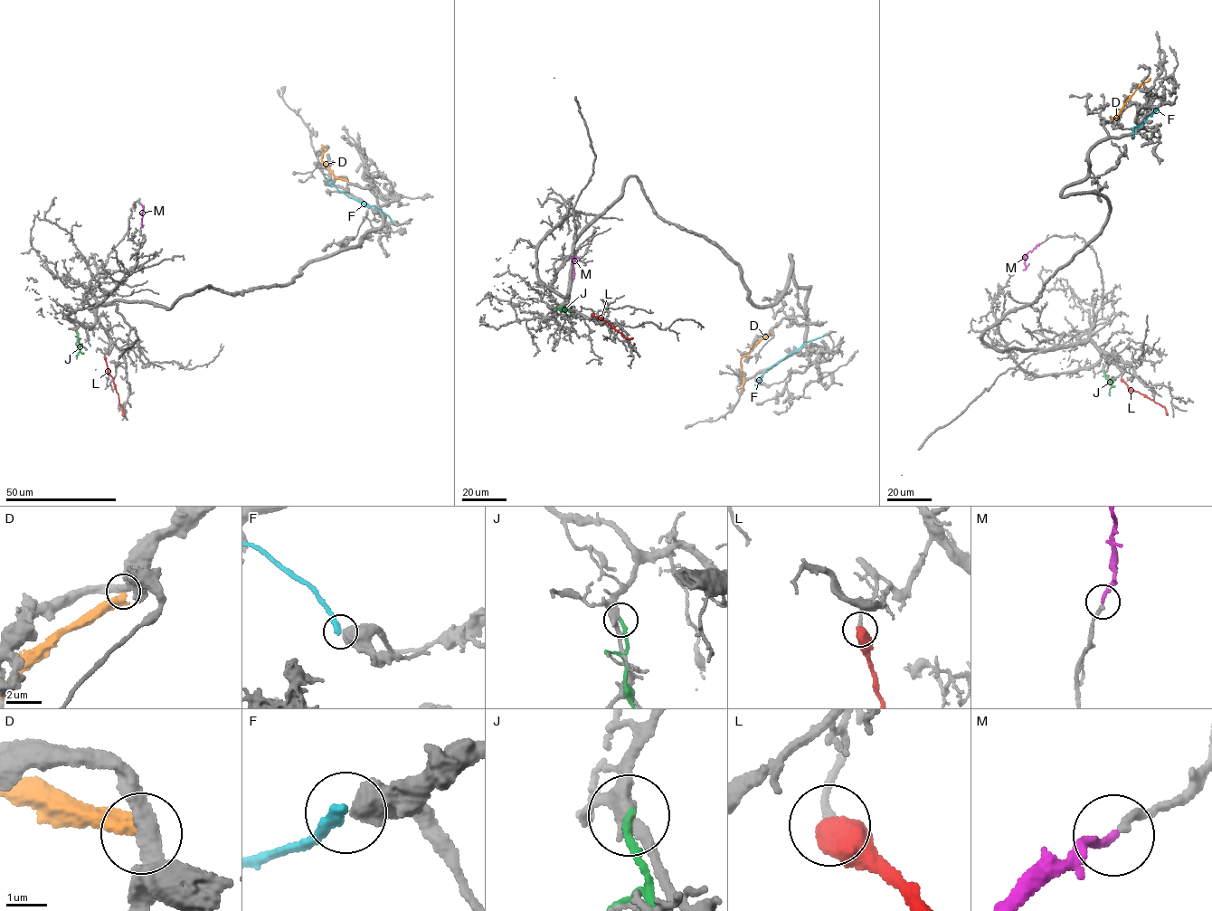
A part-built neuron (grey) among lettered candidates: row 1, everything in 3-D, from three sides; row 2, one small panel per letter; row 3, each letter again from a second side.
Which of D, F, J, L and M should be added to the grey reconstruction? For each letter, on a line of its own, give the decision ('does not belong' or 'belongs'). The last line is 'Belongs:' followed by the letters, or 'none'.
D: does not belong
F: does not belong
J: does not belong
L: does not belong
M: belongs
Belongs: M

